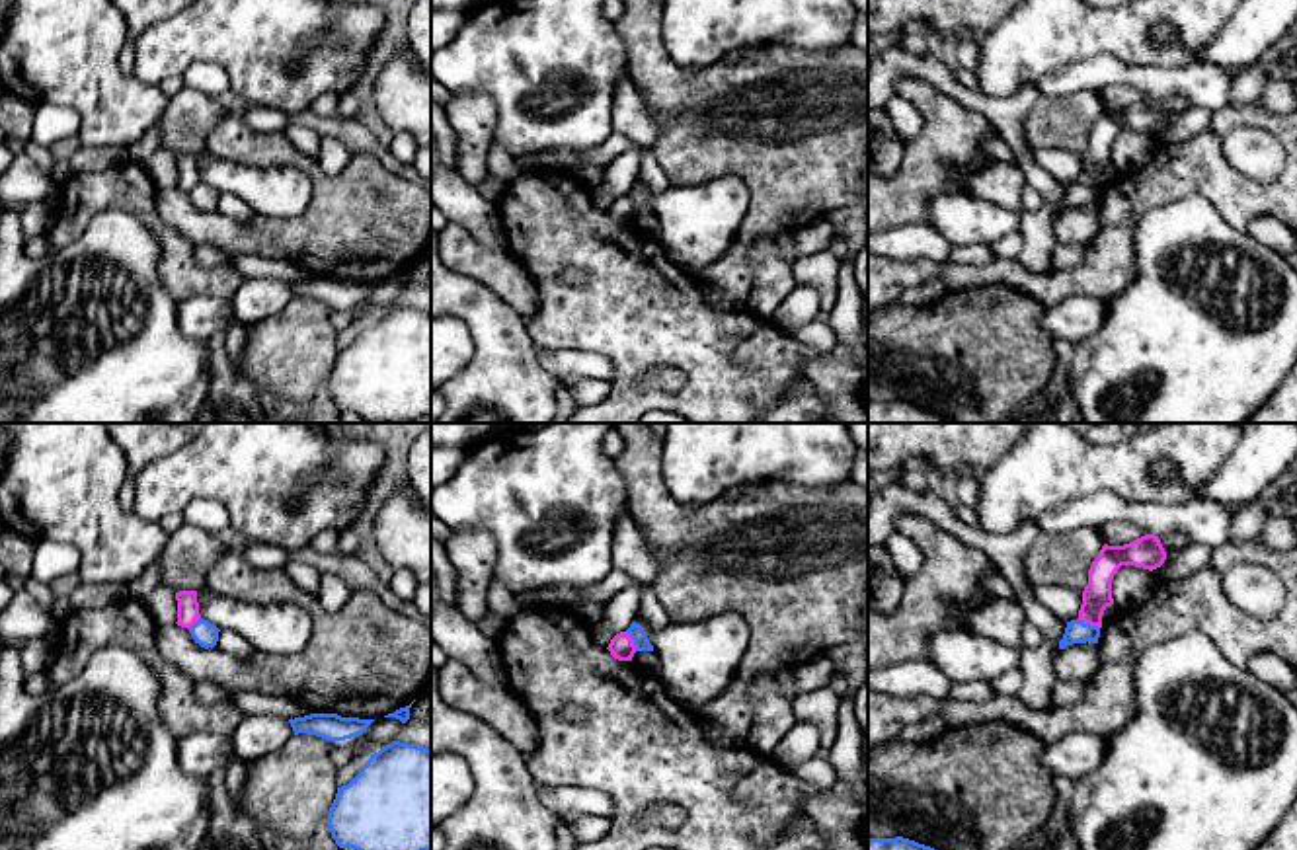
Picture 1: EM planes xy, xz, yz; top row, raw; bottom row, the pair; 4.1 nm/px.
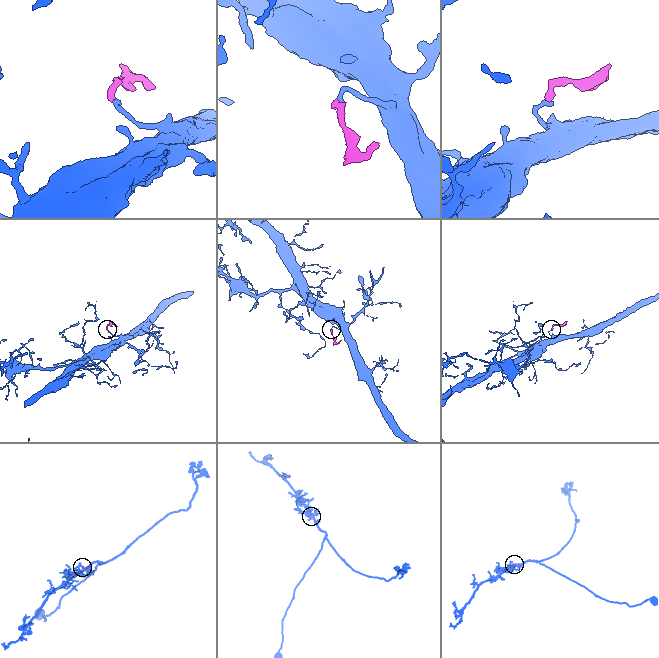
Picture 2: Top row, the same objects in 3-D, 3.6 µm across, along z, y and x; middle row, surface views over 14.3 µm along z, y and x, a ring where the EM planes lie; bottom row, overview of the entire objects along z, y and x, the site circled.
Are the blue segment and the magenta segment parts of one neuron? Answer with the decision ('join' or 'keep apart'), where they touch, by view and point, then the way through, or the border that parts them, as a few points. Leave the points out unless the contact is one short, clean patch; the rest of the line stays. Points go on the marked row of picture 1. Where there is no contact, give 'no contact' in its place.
keep apart; meets blue in yz at (1089, 624); border along yz (1077, 618), (1099, 628)

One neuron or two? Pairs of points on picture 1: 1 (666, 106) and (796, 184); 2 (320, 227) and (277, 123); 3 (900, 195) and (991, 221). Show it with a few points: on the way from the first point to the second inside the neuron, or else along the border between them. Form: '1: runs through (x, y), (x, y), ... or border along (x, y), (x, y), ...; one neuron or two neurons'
1: runs through (699, 115), (710, 125), (730, 125), (763, 151); one neuron
2: border along (240, 117), (256, 131), (281, 133); two neurons
3: border along (964, 192), (939, 195), (931, 205), (929, 223); two neurons

